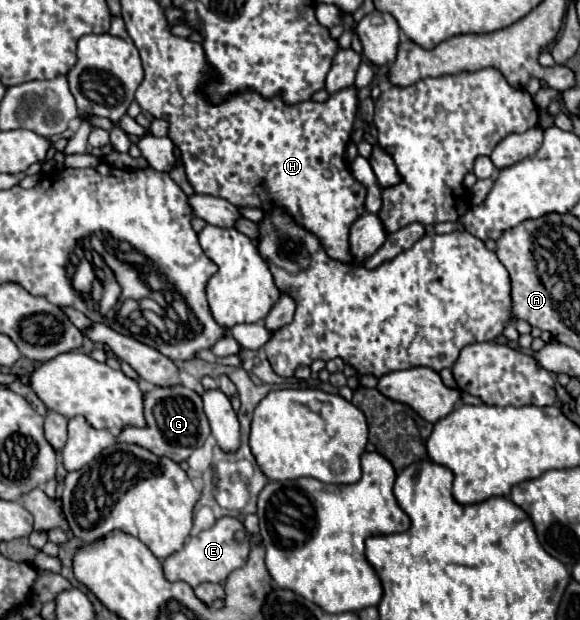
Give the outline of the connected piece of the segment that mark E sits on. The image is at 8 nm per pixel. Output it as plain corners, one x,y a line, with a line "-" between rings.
224,516
220,520
216,520
216,524
208,530
202,530
198,536
190,536
184,544
182,550
178,550
176,554
168,556
162,564
164,564
164,574
170,582
182,580
186,584
190,584
192,588
196,588
202,582
216,582
216,584
224,584
224,580
228,578
228,574
236,568
242,568
248,560
250,554
250,544
248,538
244,540
236,540
236,532
244,530
244,524
238,518
230,518

